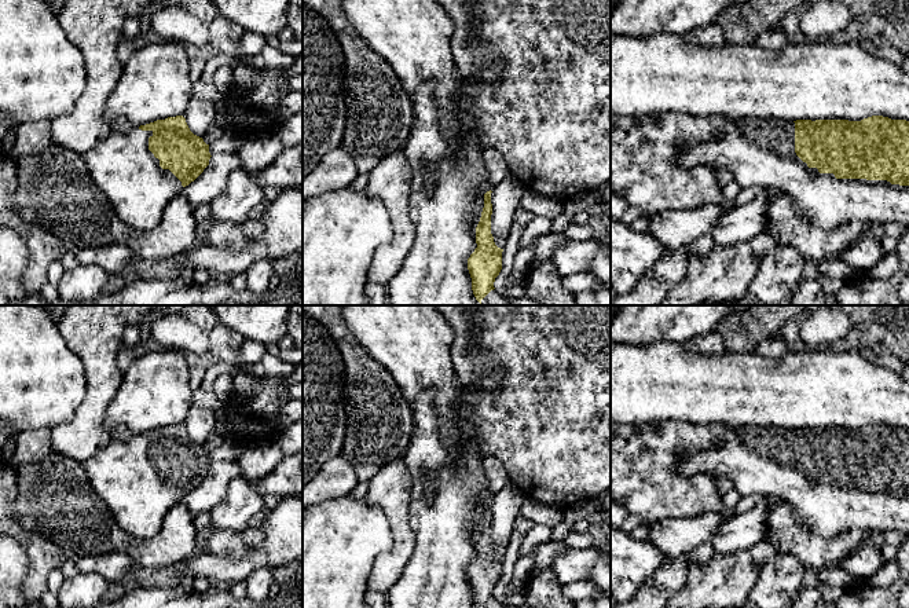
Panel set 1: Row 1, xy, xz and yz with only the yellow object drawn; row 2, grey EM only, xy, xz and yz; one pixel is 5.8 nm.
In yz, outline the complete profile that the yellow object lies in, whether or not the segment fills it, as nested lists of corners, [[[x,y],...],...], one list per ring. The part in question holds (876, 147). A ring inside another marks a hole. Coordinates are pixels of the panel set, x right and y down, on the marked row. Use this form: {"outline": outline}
{"outline": [[[872,116],[861,121],[848,120],[729,120],[718,140],[703,142],[679,151],[675,164],[682,169],[699,165],[725,168],[741,187],[777,188],[792,201],[793,210],[821,228],[842,223],[864,223],[877,230],[897,223],[909,230],[909,121]]]}

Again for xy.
{"outline": [[[183,116],[140,127],[125,118],[109,124],[109,135],[84,155],[88,172],[122,223],[133,230],[151,230],[161,221],[165,208],[209,165],[209,144],[190,131]]]}

